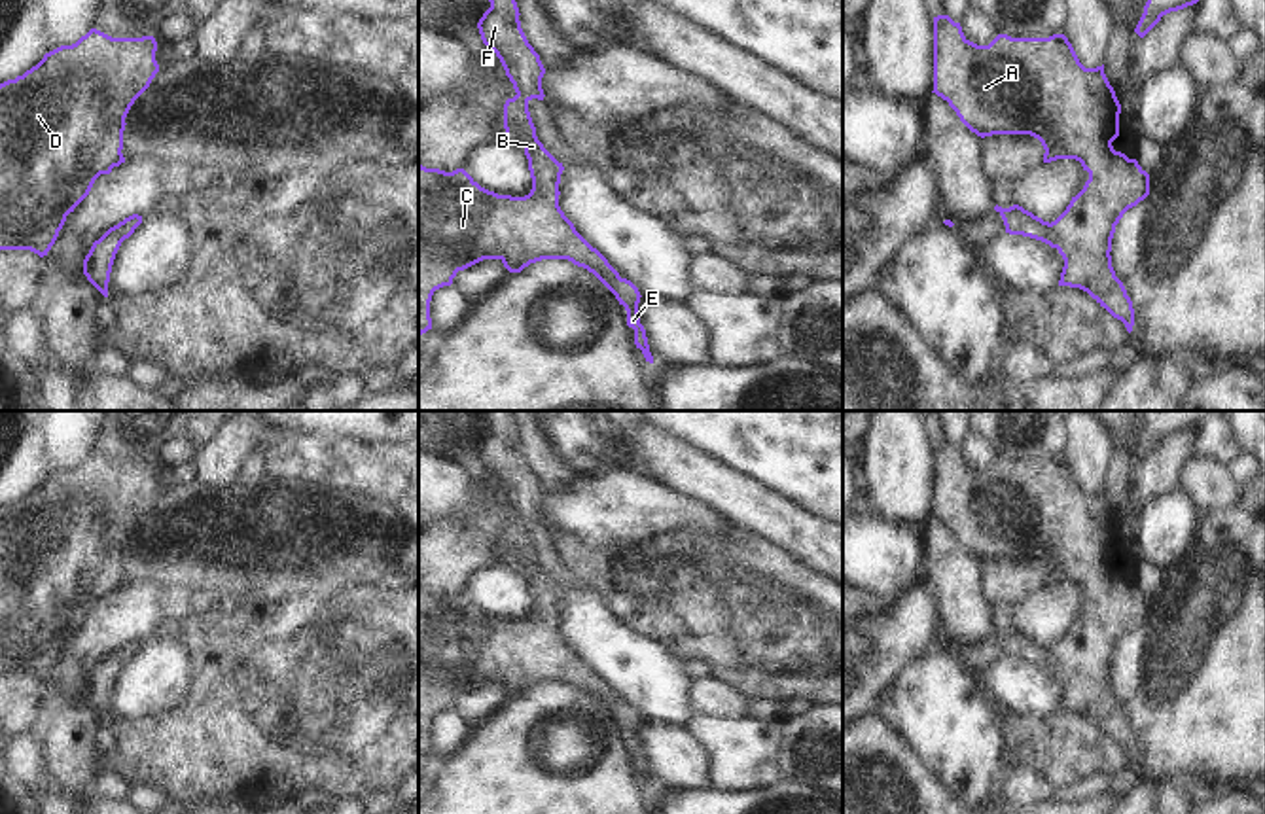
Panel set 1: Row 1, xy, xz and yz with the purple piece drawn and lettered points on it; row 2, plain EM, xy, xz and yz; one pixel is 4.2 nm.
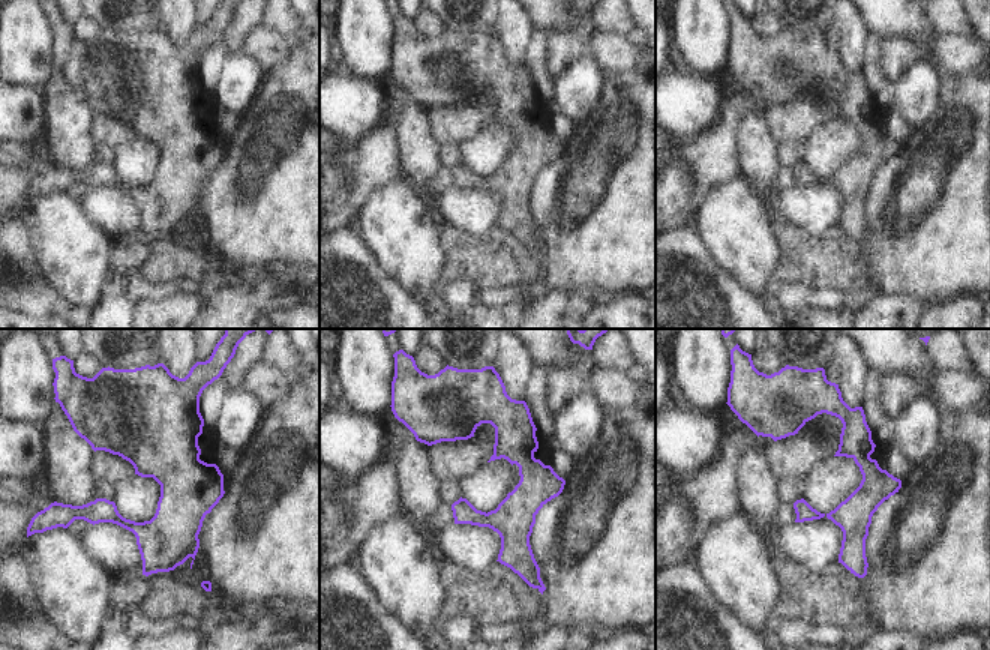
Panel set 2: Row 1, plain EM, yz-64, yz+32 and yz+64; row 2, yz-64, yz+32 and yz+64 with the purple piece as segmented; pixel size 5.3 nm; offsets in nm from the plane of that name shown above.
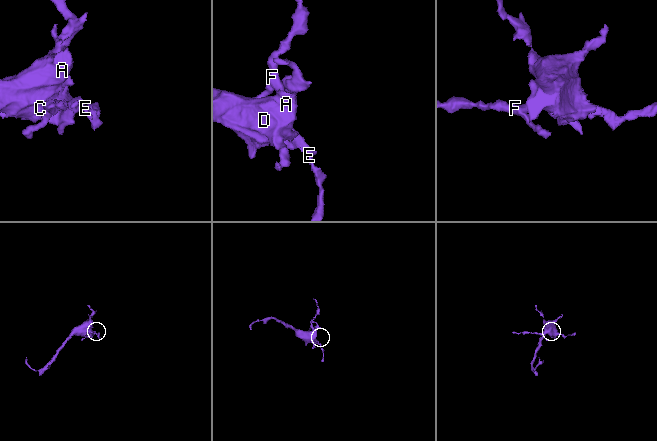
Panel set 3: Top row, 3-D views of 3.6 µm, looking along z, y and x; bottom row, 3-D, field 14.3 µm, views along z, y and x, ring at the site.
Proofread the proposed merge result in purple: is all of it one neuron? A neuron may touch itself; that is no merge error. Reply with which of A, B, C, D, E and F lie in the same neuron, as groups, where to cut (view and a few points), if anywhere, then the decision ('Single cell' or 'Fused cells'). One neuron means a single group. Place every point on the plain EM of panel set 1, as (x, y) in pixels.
Groups: A B C D E F. No split. Single cell.

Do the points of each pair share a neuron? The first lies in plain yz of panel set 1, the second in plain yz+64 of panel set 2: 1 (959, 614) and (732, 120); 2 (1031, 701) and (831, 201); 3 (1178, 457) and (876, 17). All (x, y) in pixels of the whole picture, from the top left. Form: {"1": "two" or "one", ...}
{"1": "two", "2": "one", "3": "two"}

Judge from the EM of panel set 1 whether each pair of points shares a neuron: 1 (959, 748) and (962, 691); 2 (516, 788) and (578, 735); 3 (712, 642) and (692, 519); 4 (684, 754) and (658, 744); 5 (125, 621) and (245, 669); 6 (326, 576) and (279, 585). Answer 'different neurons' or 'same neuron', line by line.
1: same neuron
2: same neuron
3: different neurons
4: same neuron
5: different neurons
6: same neuron

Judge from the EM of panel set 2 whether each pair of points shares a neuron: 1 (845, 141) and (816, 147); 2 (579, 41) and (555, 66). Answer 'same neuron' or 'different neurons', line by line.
1: same neuron
2: same neuron

